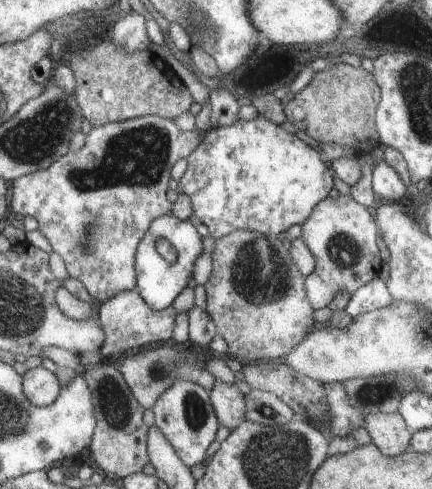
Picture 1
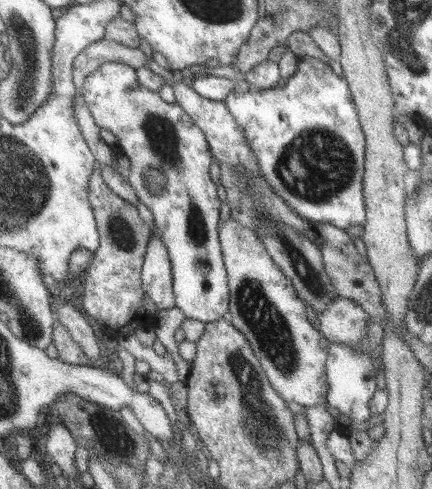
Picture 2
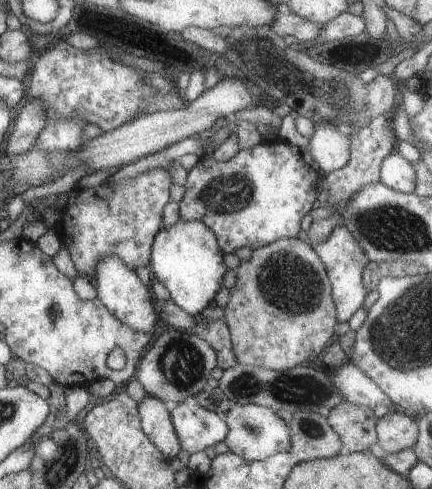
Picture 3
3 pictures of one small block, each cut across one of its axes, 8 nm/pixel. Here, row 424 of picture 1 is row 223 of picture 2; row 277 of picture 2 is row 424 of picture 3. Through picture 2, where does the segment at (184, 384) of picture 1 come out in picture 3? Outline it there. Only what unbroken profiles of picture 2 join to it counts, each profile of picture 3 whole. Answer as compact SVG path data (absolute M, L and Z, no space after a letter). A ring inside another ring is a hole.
M195 402L169 406L169 416L181 450L187 454L213 448L217 442L223 442L229 432L225 416L209 412Z

